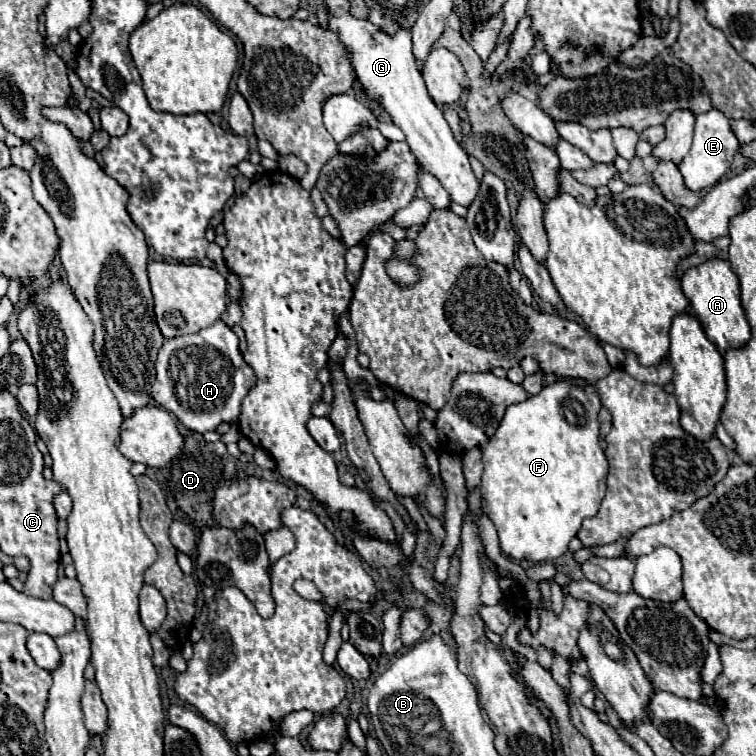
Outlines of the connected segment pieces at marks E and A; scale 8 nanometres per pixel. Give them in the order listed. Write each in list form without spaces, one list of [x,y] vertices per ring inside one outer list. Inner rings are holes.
[[[711,109],[709,113],[699,115],[695,121],[693,145],[691,145],[687,157],[679,163],[679,171],[683,175],[687,189],[701,191],[701,189],[715,185],[729,171],[729,165],[731,165],[733,157],[737,155],[737,151],[739,151],[739,141],[729,127],[729,119],[721,111]]]
[[[715,257],[715,259],[707,259],[697,267],[687,269],[685,275],[681,277],[681,289],[691,303],[691,311],[703,323],[705,335],[717,345],[721,353],[725,353],[729,347],[741,347],[749,341],[751,331],[741,307],[739,277],[735,275],[729,261]]]

